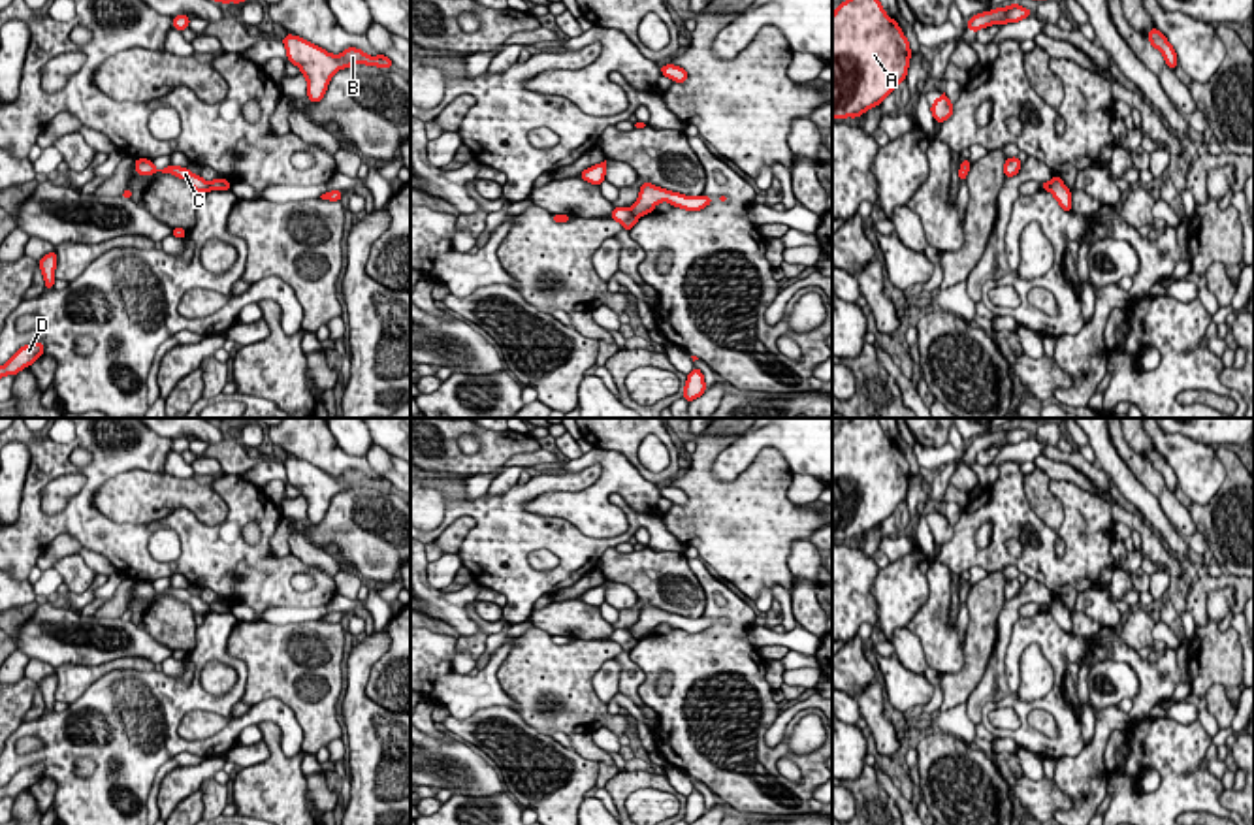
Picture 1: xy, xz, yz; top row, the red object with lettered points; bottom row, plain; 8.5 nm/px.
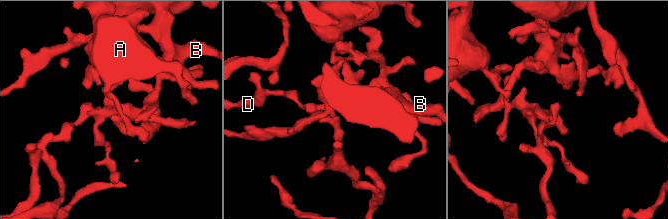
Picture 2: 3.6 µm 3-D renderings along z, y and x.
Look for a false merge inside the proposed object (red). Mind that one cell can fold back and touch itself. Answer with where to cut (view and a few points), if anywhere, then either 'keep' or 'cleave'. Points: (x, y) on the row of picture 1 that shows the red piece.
cut in xz along (629, 210), (637, 219); cleave

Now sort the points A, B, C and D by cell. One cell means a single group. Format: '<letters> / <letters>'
A B / C D

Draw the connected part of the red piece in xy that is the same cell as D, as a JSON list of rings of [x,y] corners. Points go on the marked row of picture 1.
[[[32,343],[32,345],[24,345],[21,347],[8,364],[0,365],[0,379],[4,375],[13,375],[17,377],[17,373],[24,367],[28,367],[30,364],[34,364],[40,356],[43,354],[43,343]]]

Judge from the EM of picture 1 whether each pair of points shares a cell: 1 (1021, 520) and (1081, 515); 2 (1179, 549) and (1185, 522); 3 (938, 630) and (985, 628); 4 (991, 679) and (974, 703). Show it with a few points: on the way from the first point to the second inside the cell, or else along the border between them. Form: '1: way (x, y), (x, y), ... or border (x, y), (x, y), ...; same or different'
1: way (1036, 530), (1040, 533), (1061, 533), (1066, 530); same
2: border (1157, 498), (1162, 513), (1183, 537); different
3: border (964, 648), (964, 663), (957, 671), (942, 675); different
4: way (991, 684), (980, 697); same

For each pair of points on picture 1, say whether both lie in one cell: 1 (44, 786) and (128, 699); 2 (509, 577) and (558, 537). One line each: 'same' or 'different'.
1: different
2: same

